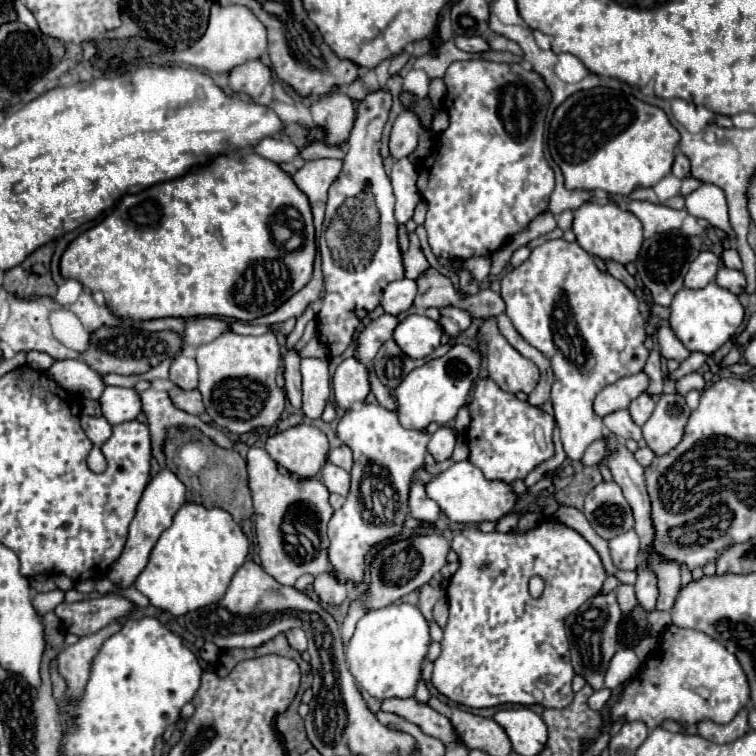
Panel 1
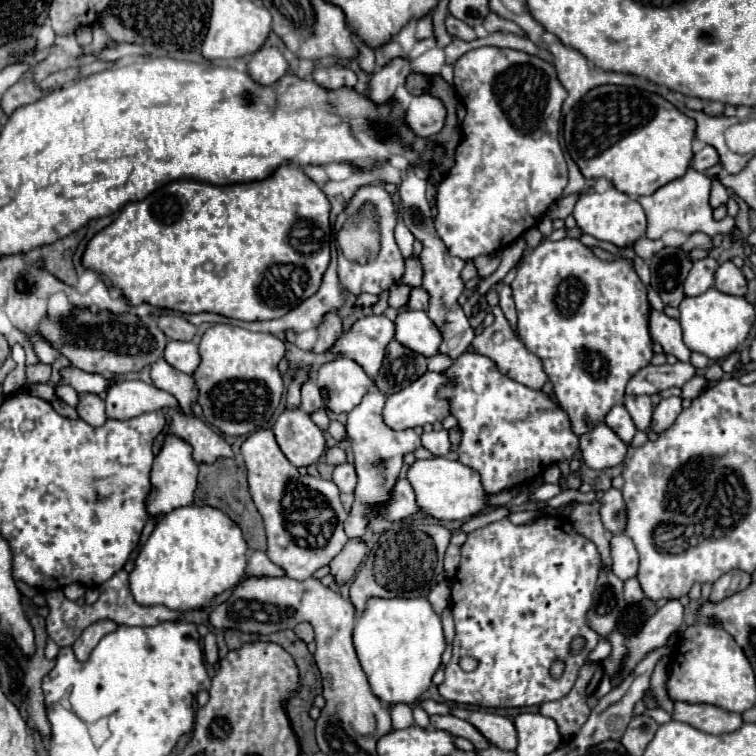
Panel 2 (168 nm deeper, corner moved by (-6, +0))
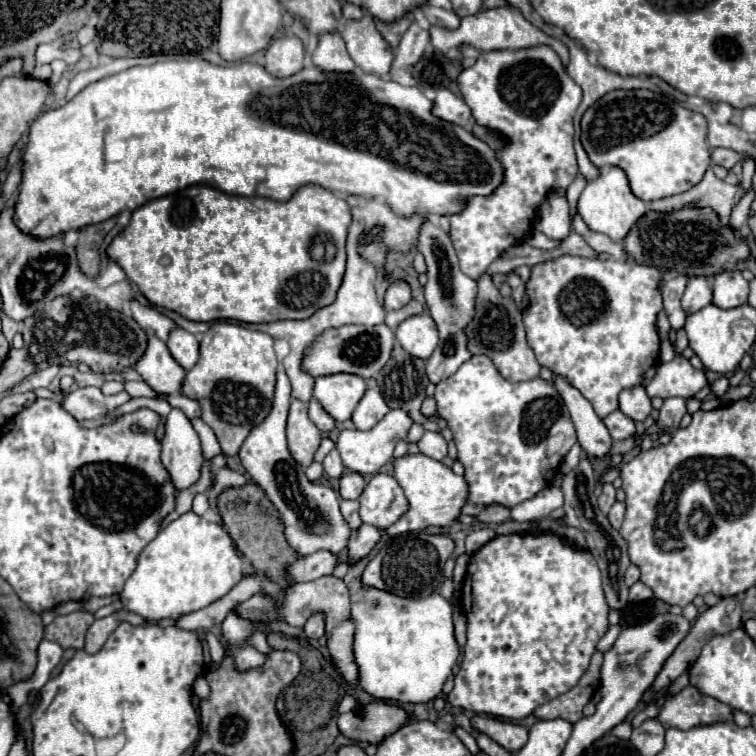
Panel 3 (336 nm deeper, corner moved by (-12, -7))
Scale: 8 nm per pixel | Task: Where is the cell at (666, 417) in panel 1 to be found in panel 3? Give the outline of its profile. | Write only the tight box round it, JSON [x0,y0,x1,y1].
[658,397,686,431]

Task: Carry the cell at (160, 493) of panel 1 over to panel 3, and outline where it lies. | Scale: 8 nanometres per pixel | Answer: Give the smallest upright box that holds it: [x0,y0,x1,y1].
[162,409,202,489]

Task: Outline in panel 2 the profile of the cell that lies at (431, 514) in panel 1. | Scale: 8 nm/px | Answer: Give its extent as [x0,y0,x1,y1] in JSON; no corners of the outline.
[388,470,422,520]

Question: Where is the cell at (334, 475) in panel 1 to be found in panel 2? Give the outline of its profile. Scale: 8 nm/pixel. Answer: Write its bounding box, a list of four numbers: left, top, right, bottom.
[332,464,356,492]

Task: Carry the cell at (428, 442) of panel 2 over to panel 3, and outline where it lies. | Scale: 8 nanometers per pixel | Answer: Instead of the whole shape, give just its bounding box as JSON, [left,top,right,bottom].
[418,431,446,461]

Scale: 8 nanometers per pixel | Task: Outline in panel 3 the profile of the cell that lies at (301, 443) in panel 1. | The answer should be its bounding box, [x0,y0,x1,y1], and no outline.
[286,399,320,469]

